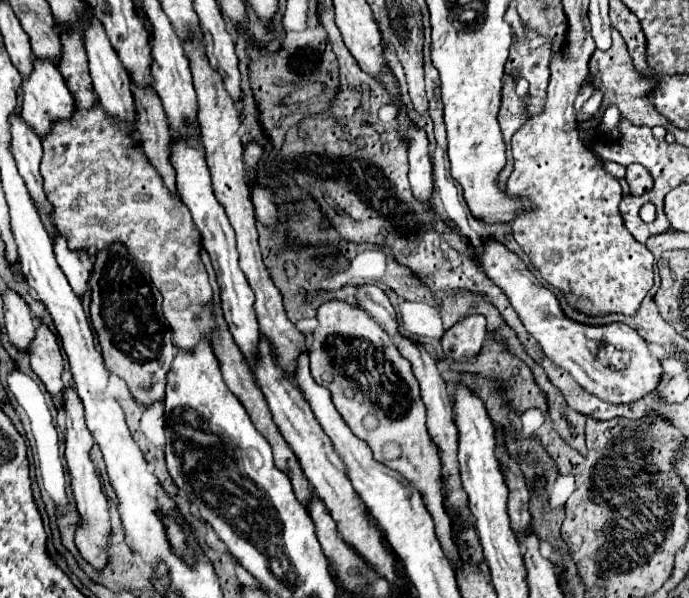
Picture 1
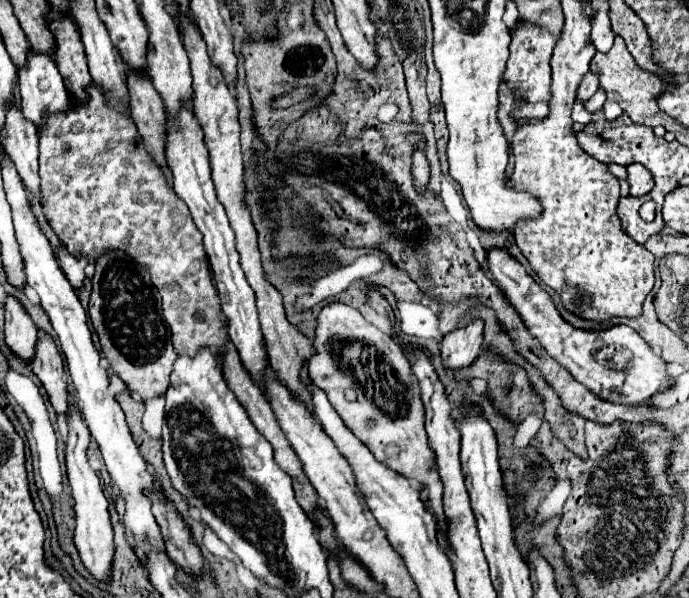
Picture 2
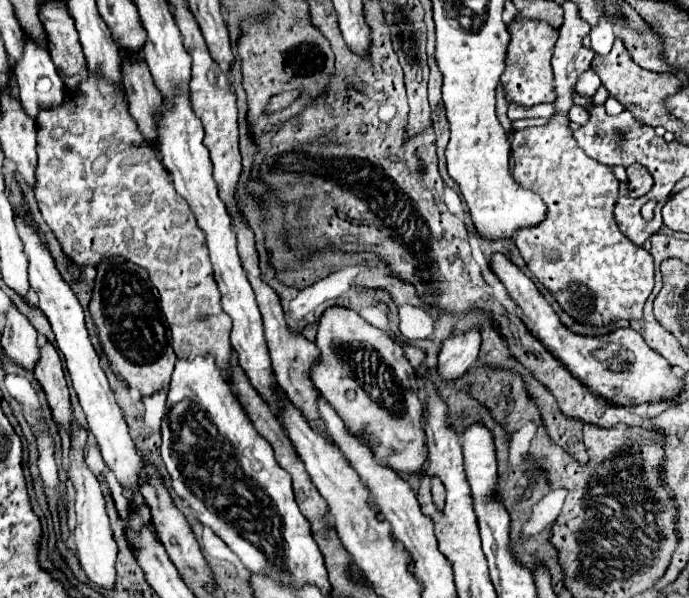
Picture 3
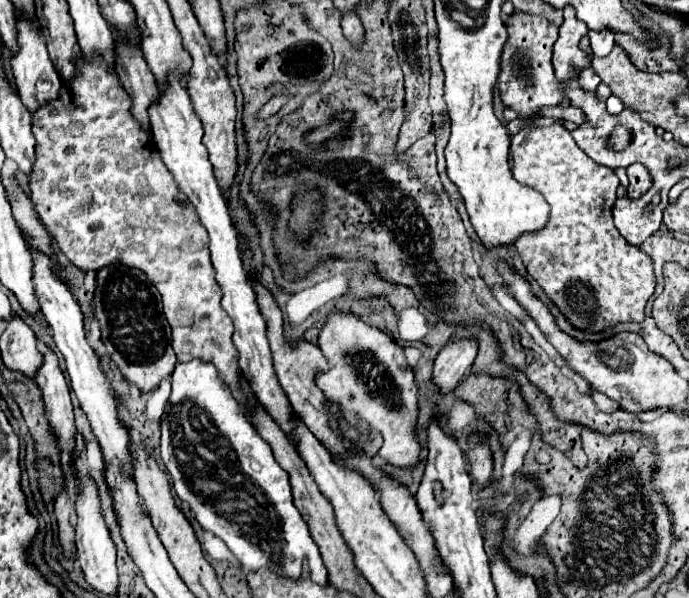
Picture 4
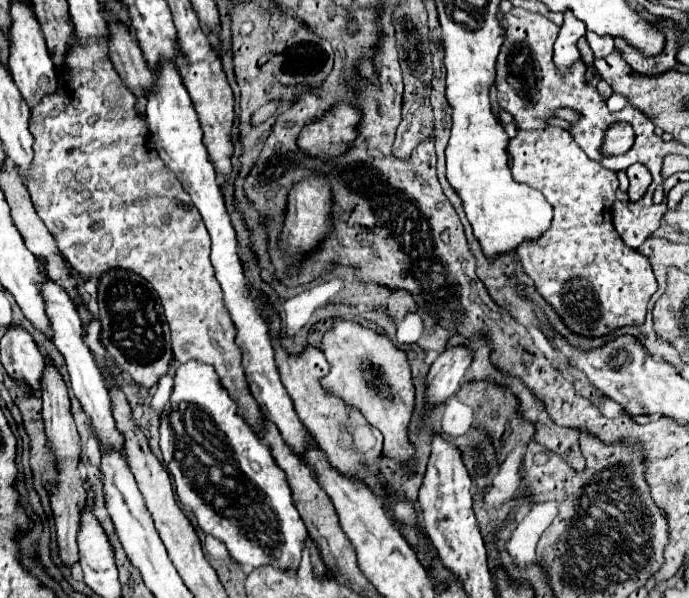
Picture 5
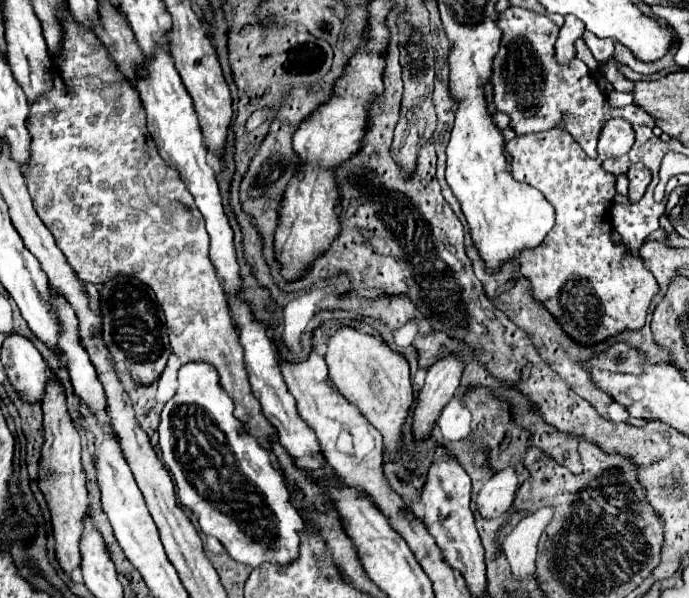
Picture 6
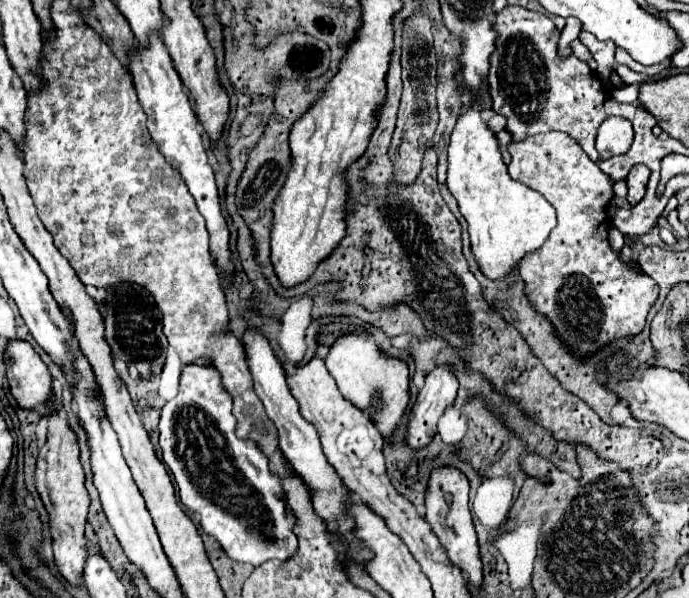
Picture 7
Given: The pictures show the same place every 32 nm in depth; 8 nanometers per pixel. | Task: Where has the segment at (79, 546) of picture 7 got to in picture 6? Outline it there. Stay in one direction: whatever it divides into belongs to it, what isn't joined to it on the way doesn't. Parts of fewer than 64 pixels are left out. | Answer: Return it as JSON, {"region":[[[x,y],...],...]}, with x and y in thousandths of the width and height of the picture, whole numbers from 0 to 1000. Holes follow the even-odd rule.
{"region":[[[78,639],[70,642],[70,662],[61,676],[64,686],[64,746],[61,746],[61,769],[55,786],[55,816],[61,819],[73,863],[75,863],[75,890],[78,890],[78,923],[87,950],[104,967],[104,953],[116,950],[119,923],[116,923],[116,900],[122,890],[122,863],[128,860],[128,819],[125,819],[125,793],[116,776],[116,729],[107,716],[107,706],[96,686],[96,666],[90,645]]]}

